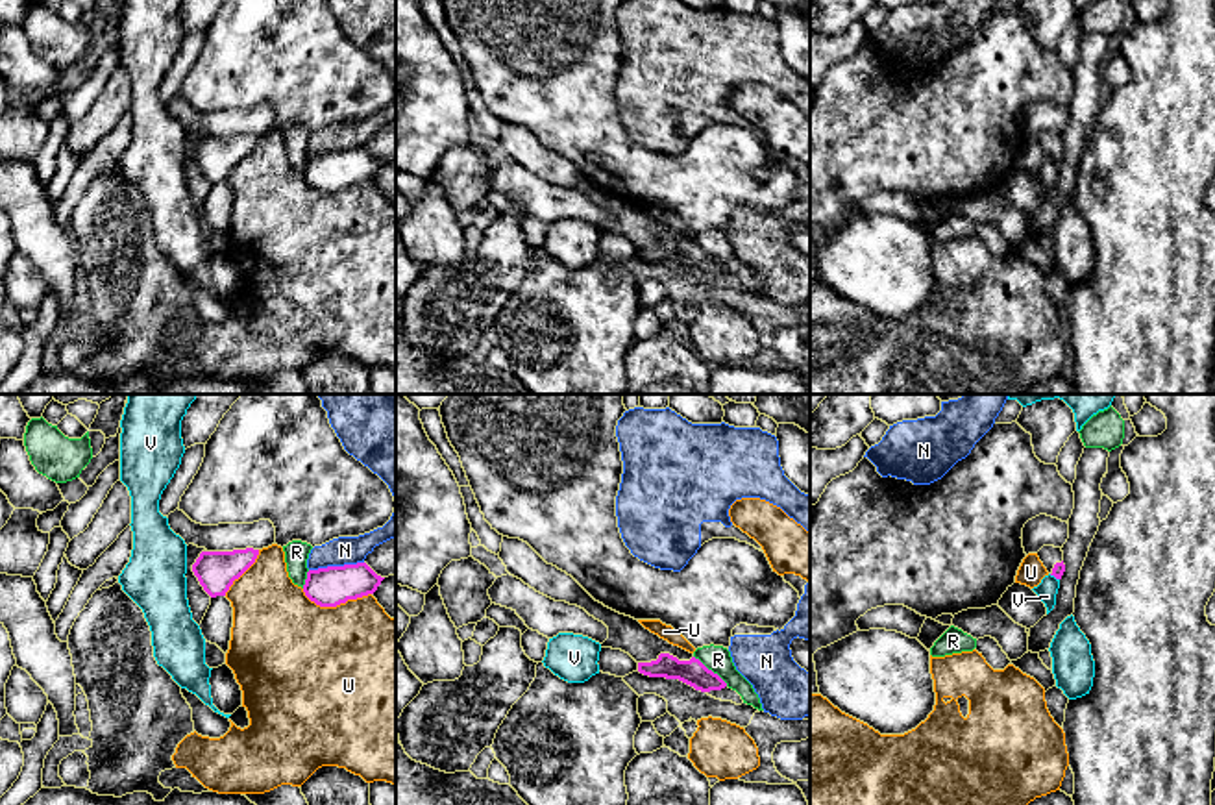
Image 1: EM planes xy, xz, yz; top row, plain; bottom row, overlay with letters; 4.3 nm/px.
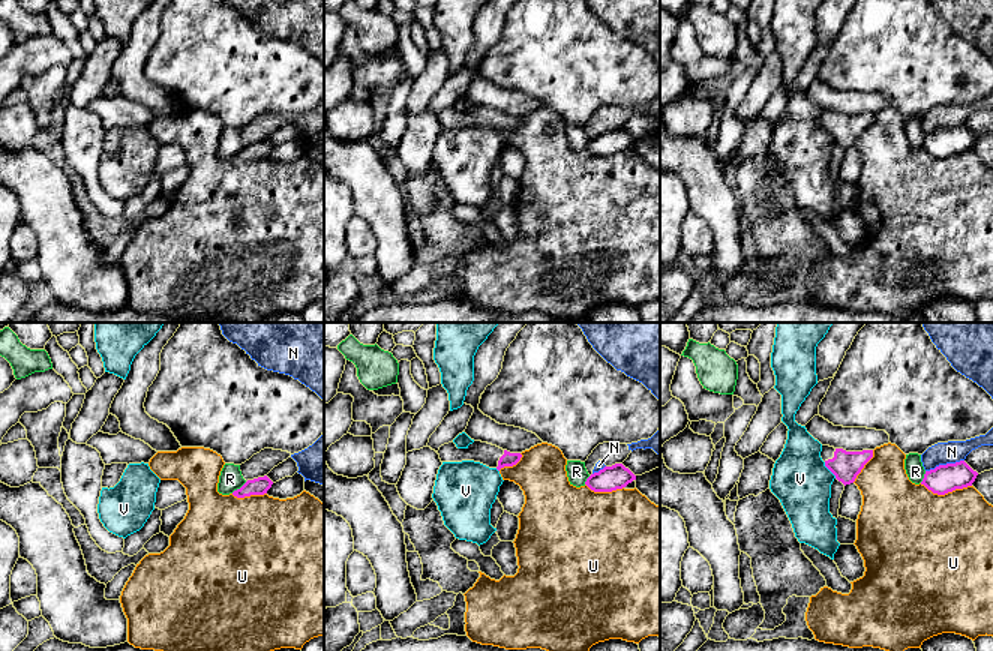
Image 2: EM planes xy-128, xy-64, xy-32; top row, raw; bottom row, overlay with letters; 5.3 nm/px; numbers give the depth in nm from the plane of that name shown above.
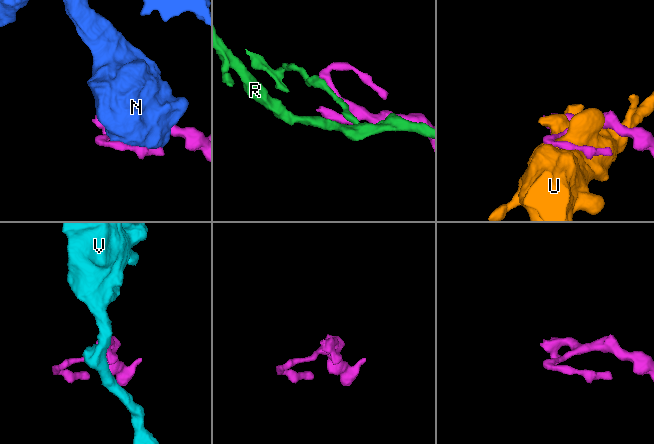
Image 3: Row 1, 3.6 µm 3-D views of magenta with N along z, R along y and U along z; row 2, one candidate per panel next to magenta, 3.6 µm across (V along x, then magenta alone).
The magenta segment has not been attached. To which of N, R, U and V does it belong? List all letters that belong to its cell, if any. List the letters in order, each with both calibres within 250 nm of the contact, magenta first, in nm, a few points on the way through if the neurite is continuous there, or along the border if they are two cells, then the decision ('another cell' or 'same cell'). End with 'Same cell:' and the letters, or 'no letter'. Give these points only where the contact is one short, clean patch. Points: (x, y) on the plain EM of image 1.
N: 180 nm thick on the magenta side, 130 nm on the other; another cell
R: 120 nm thick on the magenta side, 120 nm on the other; another cell
U: 180 nm thick on the magenta side, 500 nm on the other; another cell
V: 50 nm thick on the magenta side, 90 nm on the other; border along yz (1049, 160), (1058, 165); another cell
Same cell: no letter

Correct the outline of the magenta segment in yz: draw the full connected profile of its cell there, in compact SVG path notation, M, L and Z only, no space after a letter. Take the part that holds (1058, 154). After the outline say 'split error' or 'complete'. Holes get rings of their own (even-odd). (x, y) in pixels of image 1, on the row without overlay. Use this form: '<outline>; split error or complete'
M1043 131L1037 137L1037 142L1050 161L1054 161L1056 165L1062 165L1062 161L1065 157L1062 133Z; split error

